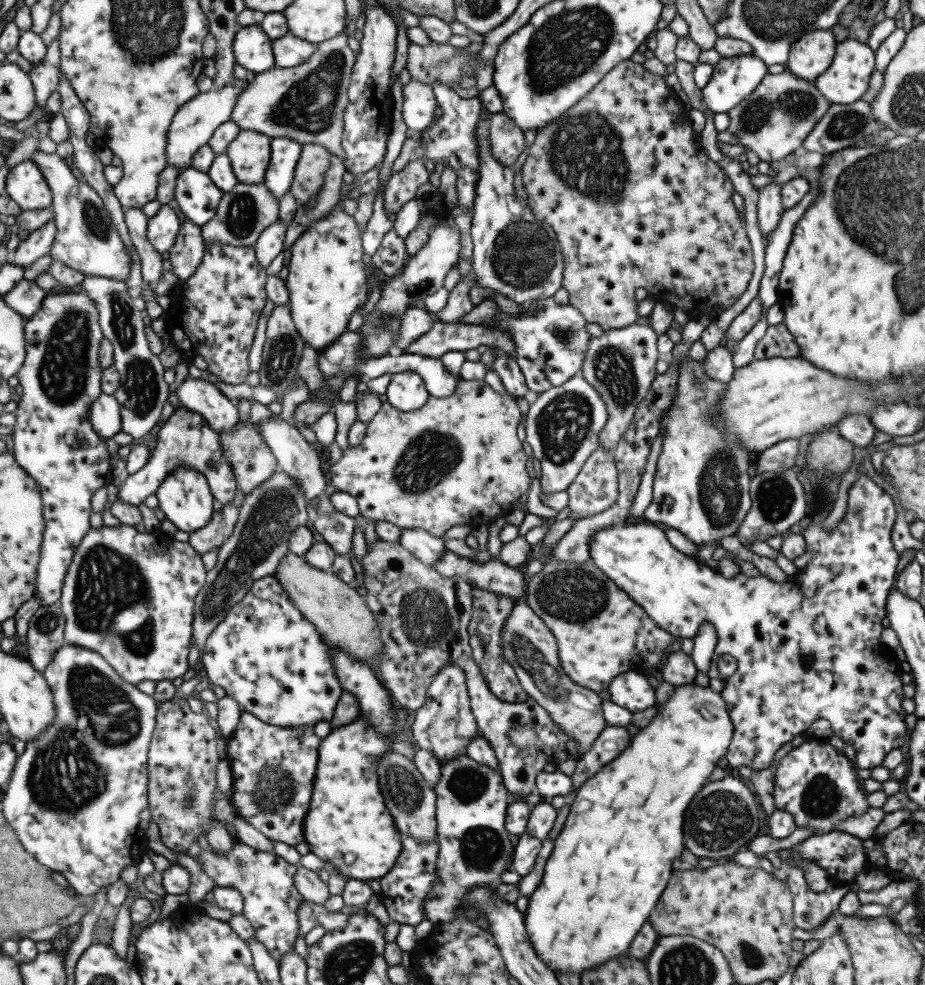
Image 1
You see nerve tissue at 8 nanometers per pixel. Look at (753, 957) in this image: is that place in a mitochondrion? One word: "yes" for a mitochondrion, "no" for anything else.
yes

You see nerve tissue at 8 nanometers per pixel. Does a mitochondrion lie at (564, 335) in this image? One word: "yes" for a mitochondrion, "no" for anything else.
yes

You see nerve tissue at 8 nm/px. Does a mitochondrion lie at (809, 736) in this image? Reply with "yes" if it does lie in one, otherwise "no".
no

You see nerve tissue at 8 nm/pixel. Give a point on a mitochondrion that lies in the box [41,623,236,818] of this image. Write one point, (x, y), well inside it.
(188, 801)

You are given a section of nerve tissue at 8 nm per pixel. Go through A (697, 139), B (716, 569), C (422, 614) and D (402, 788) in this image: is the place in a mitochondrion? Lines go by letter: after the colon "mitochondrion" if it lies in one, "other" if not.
A: other
B: other
C: mitochondrion
D: mitochondrion

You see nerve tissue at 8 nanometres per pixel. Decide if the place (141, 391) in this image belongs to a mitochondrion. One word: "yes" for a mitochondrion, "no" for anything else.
yes

